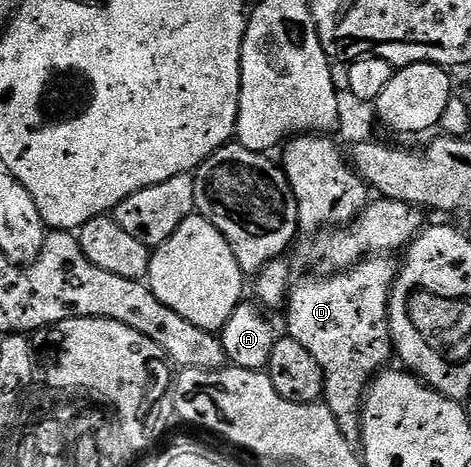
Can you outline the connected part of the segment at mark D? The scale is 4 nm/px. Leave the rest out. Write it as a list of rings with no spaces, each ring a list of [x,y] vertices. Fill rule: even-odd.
[[[365,257],[359,263],[346,271],[329,274],[328,279],[304,279],[300,284],[293,286],[288,292],[286,300],[286,312],[288,311],[288,331],[287,334],[294,341],[298,341],[298,345],[304,346],[310,353],[310,357],[314,357],[314,361],[318,361],[318,365],[322,365],[322,373],[324,374],[324,394],[322,401],[330,409],[330,413],[334,413],[334,417],[338,421],[338,429],[342,429],[342,437],[346,437],[353,445],[360,443],[360,413],[364,405],[364,397],[368,389],[369,383],[389,366],[388,358],[391,360],[394,355],[392,346],[392,330],[390,329],[390,321],[388,320],[388,293],[391,291],[396,273],[398,270],[397,260],[392,257]]]

